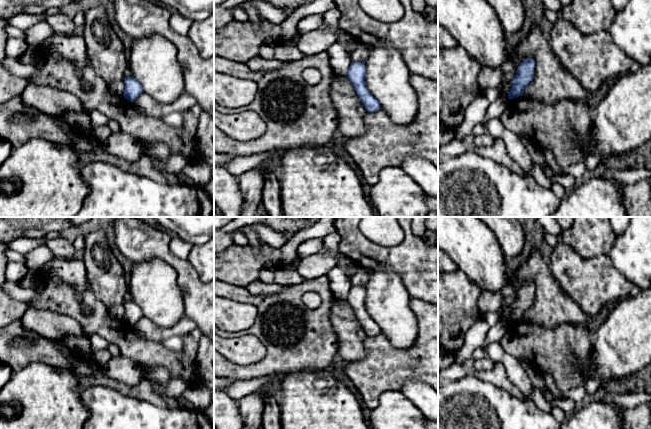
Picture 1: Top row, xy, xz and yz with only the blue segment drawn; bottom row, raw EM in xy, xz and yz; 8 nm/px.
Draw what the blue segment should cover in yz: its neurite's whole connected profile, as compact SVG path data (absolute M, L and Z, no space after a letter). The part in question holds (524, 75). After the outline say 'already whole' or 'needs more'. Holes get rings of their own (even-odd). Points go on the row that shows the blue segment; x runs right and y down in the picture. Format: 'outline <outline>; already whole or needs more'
outline M526 58L522 61L516 71L515 77L510 82L512 87L508 93L508 99L524 95L526 86L534 78L535 61L533 58Z; already whole

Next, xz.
outline M352 62L346 73L366 111L376 112L381 109L381 105L368 90L365 75L366 67L362 62Z; already whole

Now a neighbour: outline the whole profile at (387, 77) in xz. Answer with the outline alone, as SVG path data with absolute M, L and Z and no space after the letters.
M368 45L366 47L369 50L369 56L364 63L368 90L394 123L402 126L408 125L417 115L418 97L410 84L411 73L401 52L392 46Z

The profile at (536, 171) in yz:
M532 162L531 165L531 175L541 186L545 188L551 188L553 183L545 176L541 166L535 162Z

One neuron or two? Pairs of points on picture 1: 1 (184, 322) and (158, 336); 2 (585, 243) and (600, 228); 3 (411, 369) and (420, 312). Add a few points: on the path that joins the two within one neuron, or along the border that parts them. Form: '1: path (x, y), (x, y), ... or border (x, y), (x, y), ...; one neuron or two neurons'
1: path (178, 328), (175, 331), (164, 334); one neuron
2: path (589, 239), (596, 232); one neuron
3: path (425, 355), (425, 326); one neuron

